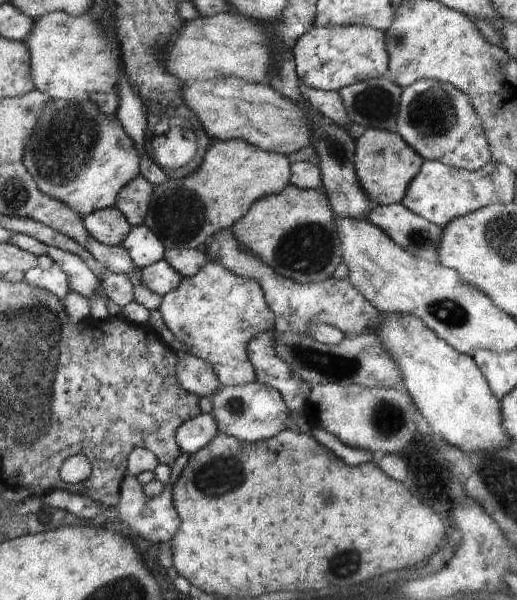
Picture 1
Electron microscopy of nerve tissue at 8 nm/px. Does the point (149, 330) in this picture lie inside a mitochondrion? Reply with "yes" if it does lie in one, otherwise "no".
no

